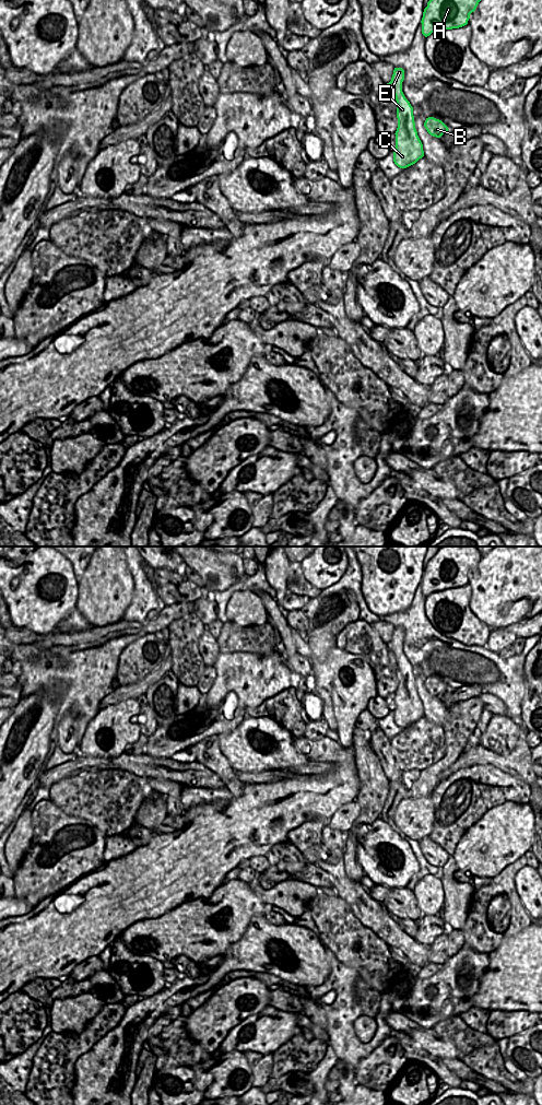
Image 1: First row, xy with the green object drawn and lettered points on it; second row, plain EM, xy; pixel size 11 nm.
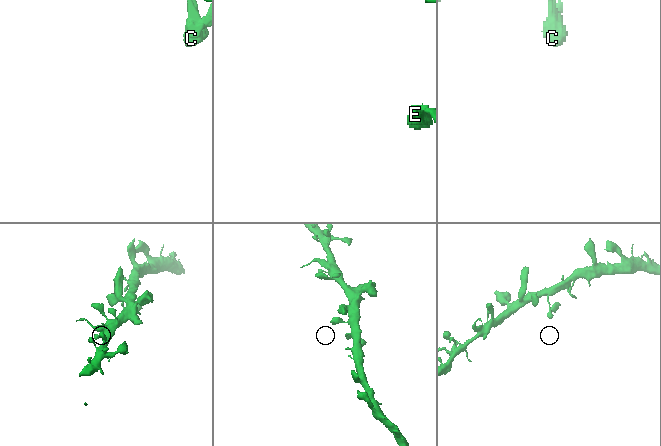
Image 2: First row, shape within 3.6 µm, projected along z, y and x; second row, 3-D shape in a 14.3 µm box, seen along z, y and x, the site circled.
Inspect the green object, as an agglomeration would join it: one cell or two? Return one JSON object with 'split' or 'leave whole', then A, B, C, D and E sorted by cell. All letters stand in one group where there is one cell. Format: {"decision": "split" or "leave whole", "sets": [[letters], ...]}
{"decision": "leave whole", "sets": [["A", "B", "C", "D", "E"]]}

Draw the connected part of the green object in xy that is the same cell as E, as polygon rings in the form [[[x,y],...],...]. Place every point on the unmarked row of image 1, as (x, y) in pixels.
[[[394,627],[391,640],[387,643],[397,660],[398,687],[396,691],[396,709],[393,721],[400,728],[406,728],[415,724],[424,716],[423,704],[415,689],[413,667],[402,651],[404,630]]]

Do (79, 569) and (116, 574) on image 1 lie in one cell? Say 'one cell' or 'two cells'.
two cells

